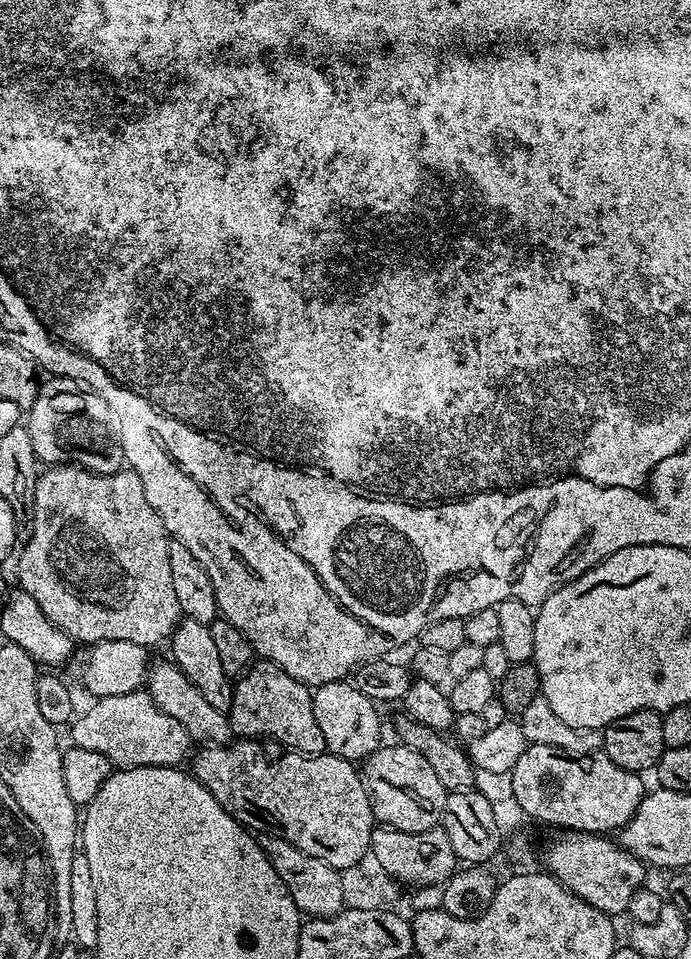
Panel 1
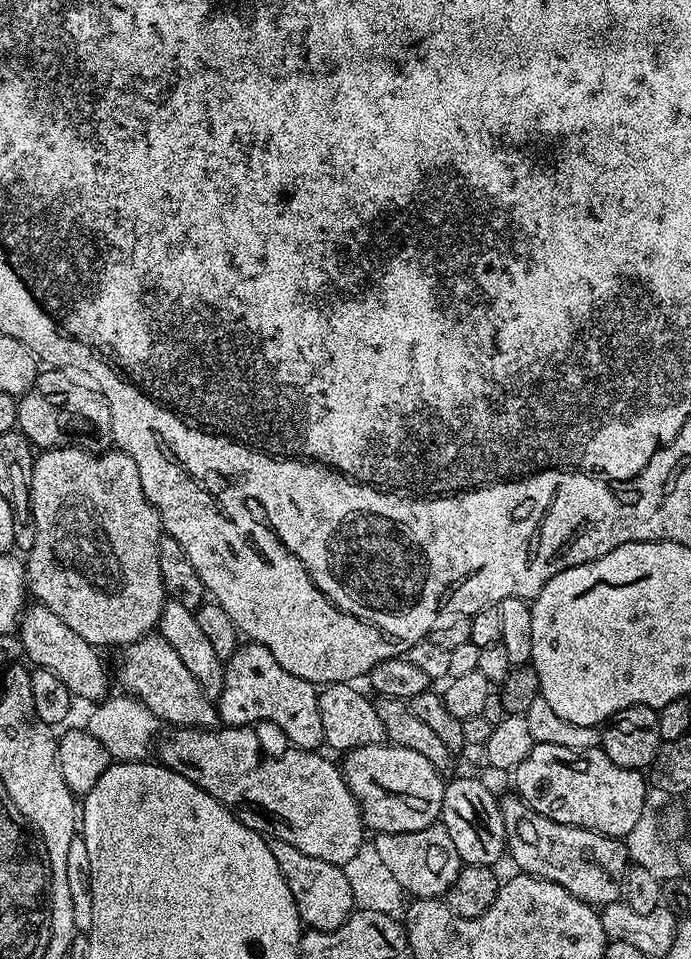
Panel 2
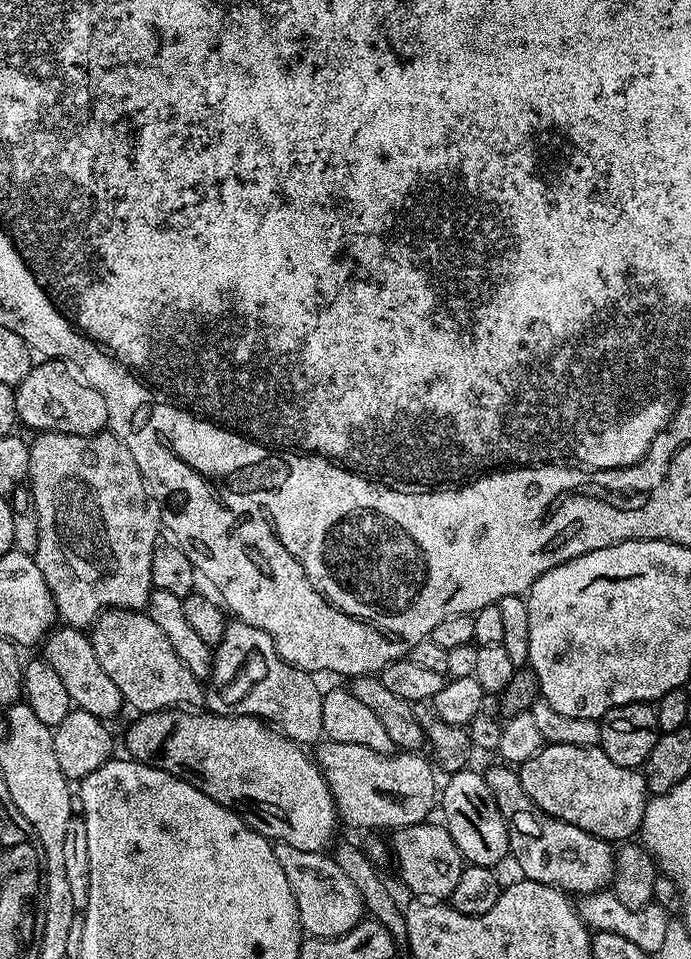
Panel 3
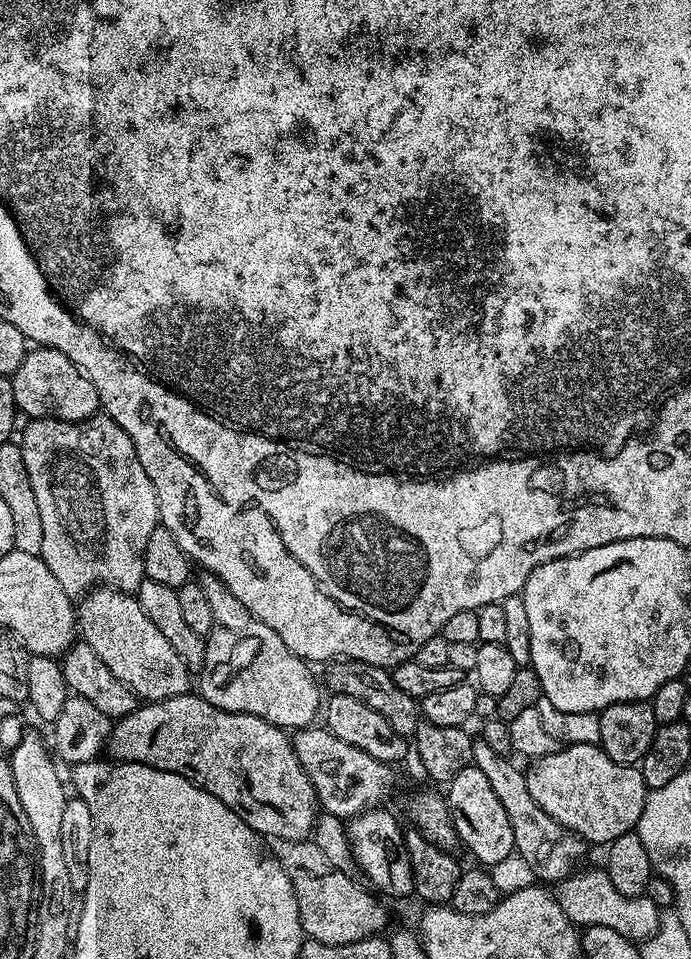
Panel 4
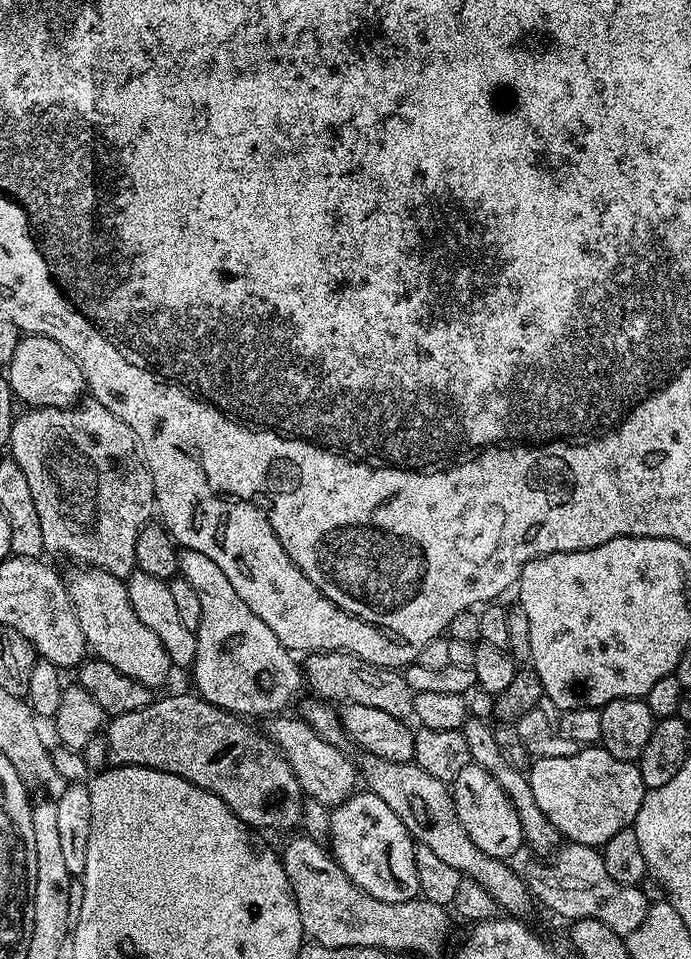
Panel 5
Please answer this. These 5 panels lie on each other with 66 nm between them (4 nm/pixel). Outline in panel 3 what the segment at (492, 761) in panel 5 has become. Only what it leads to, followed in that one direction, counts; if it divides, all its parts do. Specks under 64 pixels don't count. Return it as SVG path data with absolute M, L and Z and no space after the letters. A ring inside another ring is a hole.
M495 763L483 769L482 775L508 824L508 850L511 859L516 859L520 867L519 875L569 894L605 891L614 874L616 853L613 845L594 834L586 834L586 830L578 830L578 826L570 826L570 822L562 822L546 814L532 801L530 794L522 790L519 771L507 763Z

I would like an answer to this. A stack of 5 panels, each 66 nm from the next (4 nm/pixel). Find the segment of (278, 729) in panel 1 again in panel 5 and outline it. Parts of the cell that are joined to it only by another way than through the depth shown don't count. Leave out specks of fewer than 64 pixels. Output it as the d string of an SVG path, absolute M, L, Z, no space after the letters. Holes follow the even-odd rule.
M183 549L180 553L179 575L194 586L194 591L198 594L198 599L202 602L202 622L196 627L196 641L198 650L196 651L196 661L192 663L190 675L196 679L195 691L206 702L210 702L219 708L225 708L228 712L234 712L241 718L267 718L283 713L292 704L292 699L302 688L302 668L297 657L281 642L278 634L238 598L238 590L222 574L222 569L218 567L218 562L206 554L198 554L198 550Z

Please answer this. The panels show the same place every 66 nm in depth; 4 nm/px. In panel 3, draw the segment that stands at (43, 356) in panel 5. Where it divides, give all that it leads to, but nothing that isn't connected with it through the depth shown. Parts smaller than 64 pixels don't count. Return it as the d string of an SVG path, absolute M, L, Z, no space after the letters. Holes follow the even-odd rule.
M50 359L40 363L33 366L30 374L26 374L26 378L22 378L20 384L15 385L16 414L19 423L25 424L28 428L36 428L32 430L37 433L61 432L94 436L97 432L105 431L108 428L106 398L102 398L98 390L84 383L69 365Z

